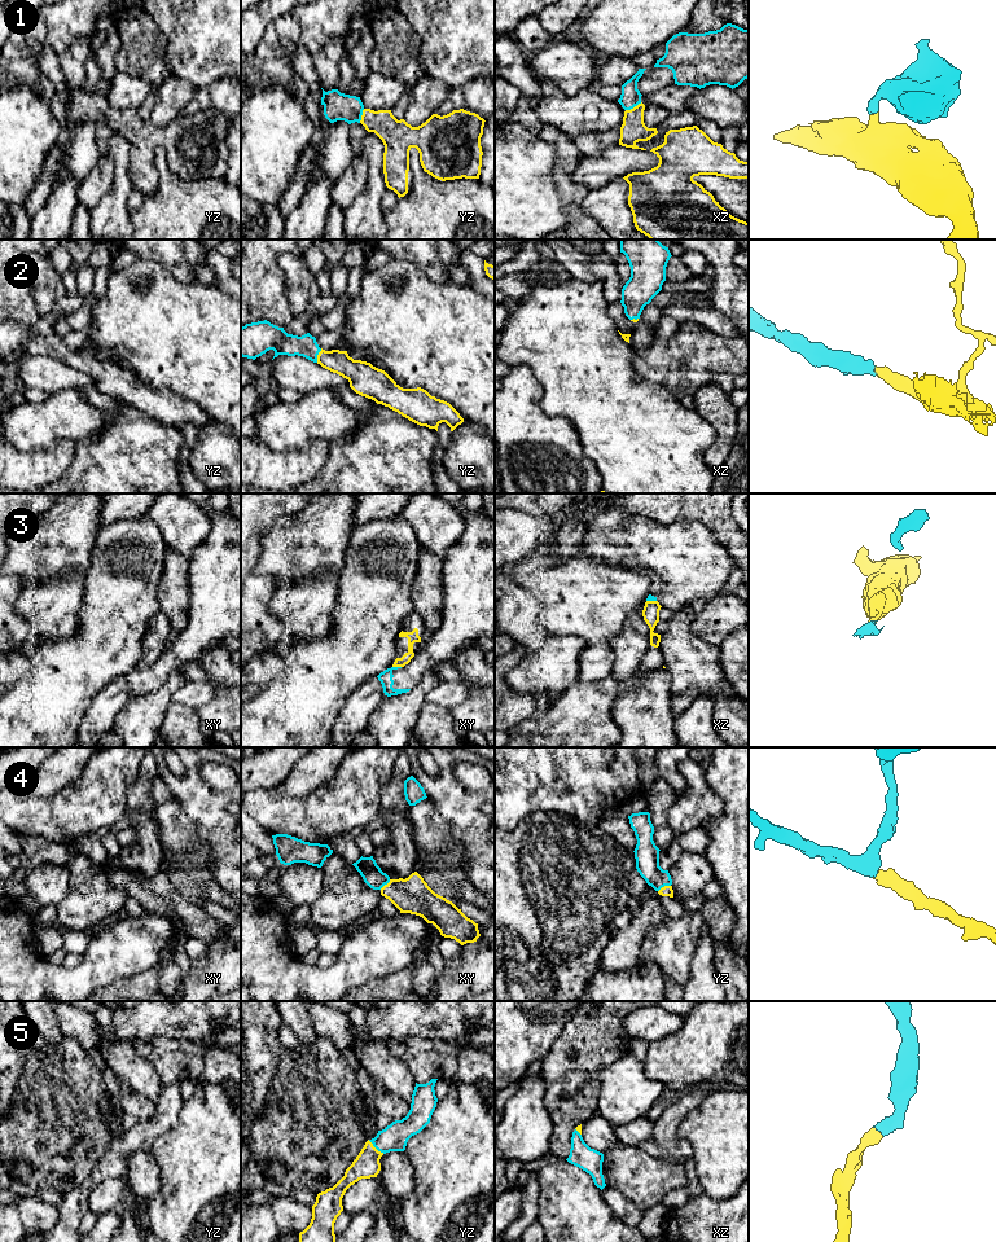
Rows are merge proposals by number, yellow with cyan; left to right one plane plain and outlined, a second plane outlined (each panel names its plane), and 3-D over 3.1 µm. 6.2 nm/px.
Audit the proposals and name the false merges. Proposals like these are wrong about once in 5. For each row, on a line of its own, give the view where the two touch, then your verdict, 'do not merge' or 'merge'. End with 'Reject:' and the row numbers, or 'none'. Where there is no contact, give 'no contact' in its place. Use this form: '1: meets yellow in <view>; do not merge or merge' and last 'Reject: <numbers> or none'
1: meets yellow in xz; merge
2: meets yellow in yz; merge
3: meets yellow in xy; do not merge
4: meets yellow in yz; merge
5: meets yellow in yz; merge
Reject: 3

